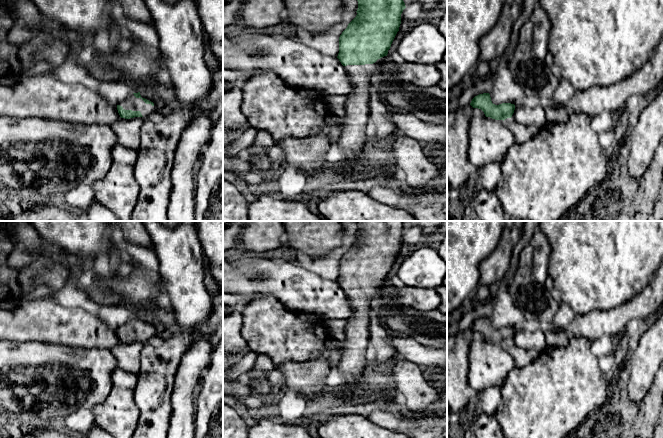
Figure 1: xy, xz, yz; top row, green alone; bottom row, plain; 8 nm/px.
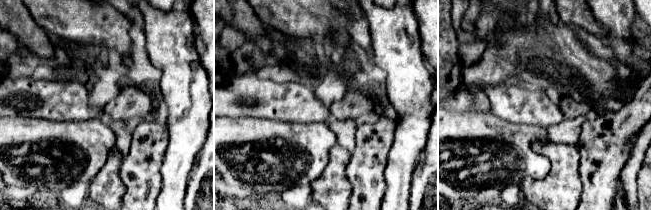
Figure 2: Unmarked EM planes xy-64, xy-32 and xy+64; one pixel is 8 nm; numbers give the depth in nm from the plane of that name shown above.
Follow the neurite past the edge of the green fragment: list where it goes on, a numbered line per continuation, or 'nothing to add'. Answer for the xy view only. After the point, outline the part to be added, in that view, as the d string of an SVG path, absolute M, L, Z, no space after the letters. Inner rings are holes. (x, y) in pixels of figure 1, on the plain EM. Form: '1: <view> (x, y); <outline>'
1: xy (131, 326); M130 318L119 329L125 334L140 335L143 341L155 333L154 330L146 328L141 322L136 322L134 318Z

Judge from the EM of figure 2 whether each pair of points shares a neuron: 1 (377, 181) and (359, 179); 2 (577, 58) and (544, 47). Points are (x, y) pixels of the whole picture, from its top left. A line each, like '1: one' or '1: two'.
1: one
2: one

